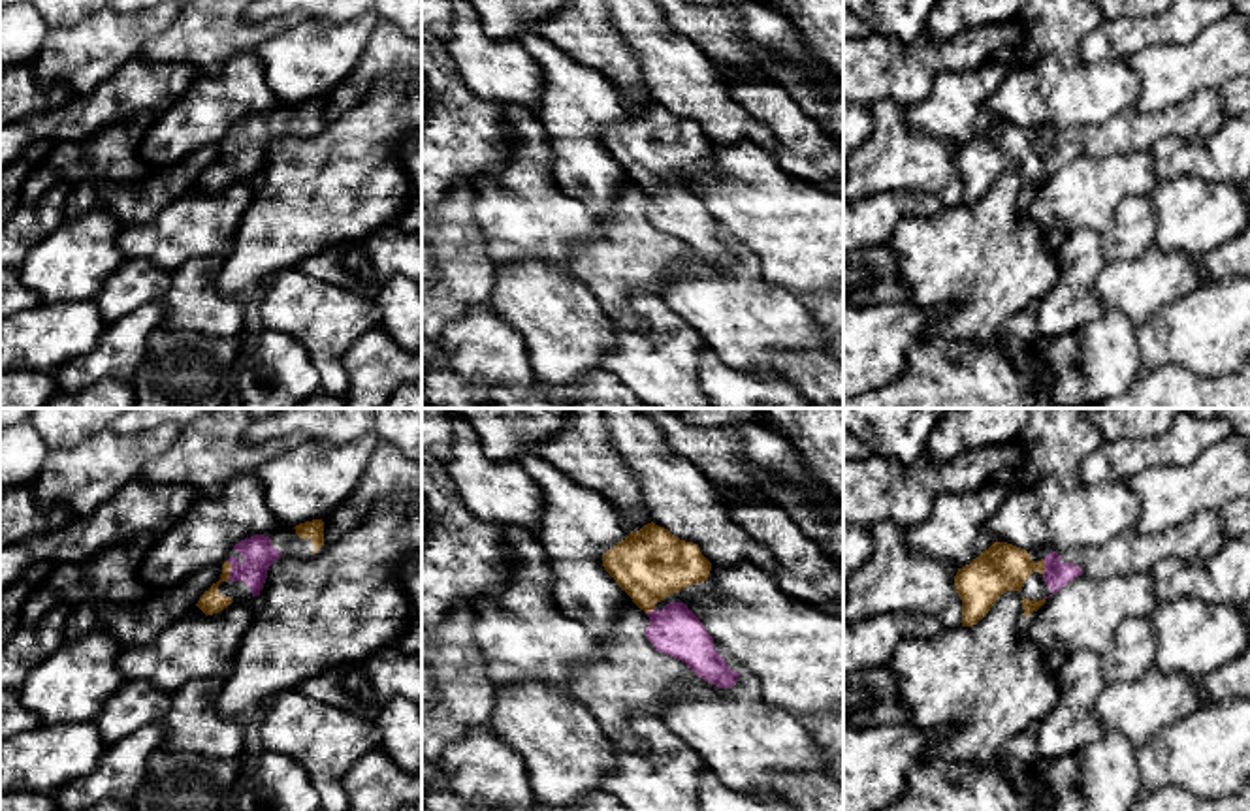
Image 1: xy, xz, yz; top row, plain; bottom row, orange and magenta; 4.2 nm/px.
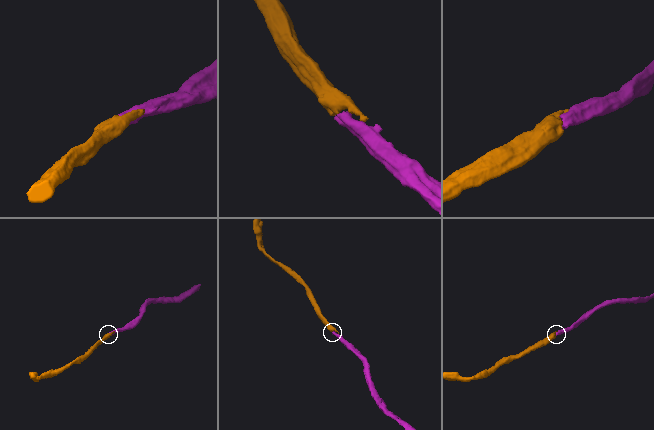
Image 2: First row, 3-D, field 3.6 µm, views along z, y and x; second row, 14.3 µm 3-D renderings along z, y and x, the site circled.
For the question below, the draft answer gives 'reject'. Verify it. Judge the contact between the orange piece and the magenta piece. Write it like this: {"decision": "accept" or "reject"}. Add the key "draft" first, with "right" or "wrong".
{"draft": "wrong", "decision": "accept"}

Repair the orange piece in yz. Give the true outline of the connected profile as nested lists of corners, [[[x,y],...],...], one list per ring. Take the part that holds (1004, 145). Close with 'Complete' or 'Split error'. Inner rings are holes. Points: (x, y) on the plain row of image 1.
[[[994,120],[958,147],[954,167],[962,179],[962,205],[977,203],[1003,171],[1020,171],[1034,151],[1043,152],[1045,139],[1034,141],[1026,128],[1007,120]]]. Complete

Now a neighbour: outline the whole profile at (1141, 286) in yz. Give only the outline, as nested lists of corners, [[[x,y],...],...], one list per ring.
[[[1150,245],[1130,262],[1109,262],[1094,292],[1105,310],[1118,309],[1139,327],[1203,282],[1199,258],[1199,254],[1167,254]]]

